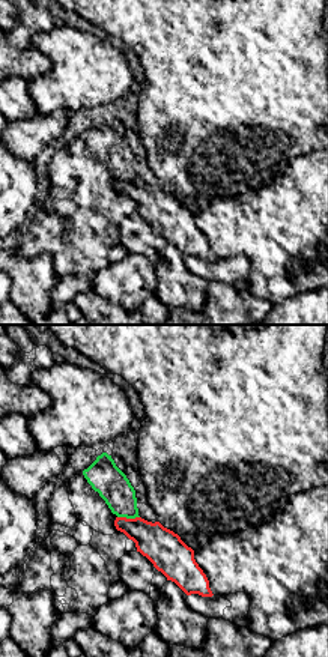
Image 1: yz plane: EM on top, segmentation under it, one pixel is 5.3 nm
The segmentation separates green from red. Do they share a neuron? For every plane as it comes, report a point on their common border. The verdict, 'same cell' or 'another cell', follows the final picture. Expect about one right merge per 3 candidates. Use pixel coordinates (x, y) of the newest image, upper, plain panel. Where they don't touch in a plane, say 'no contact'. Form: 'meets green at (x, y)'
meets green at (128, 181)

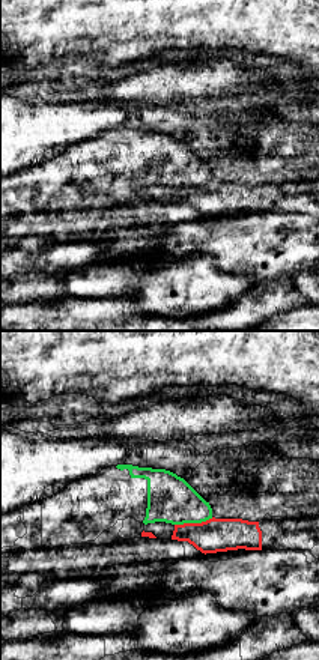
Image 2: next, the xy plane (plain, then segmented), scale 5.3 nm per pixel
meets green at (193, 185)

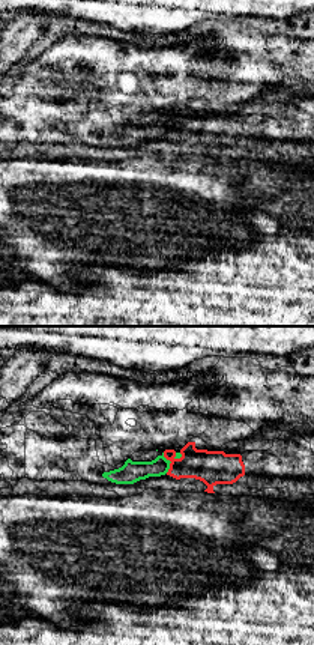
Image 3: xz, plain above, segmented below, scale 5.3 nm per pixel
meets green at (170, 125)

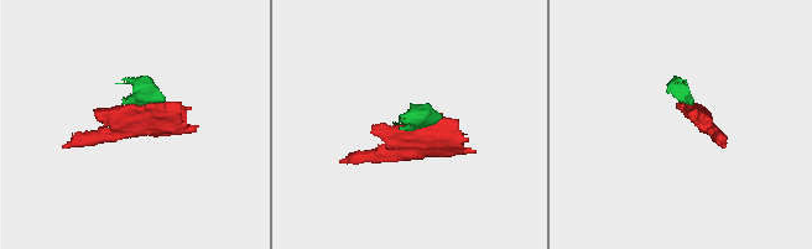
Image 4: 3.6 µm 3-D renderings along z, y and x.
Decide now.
another cell

